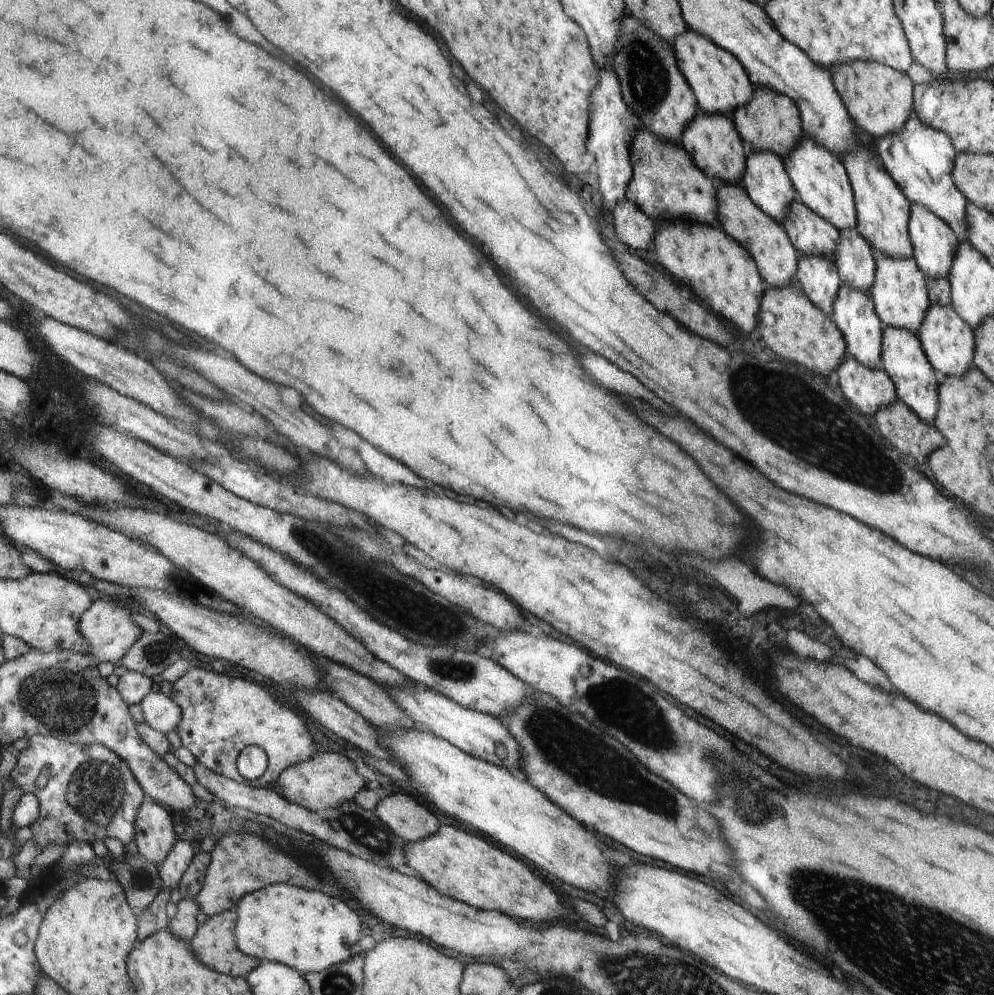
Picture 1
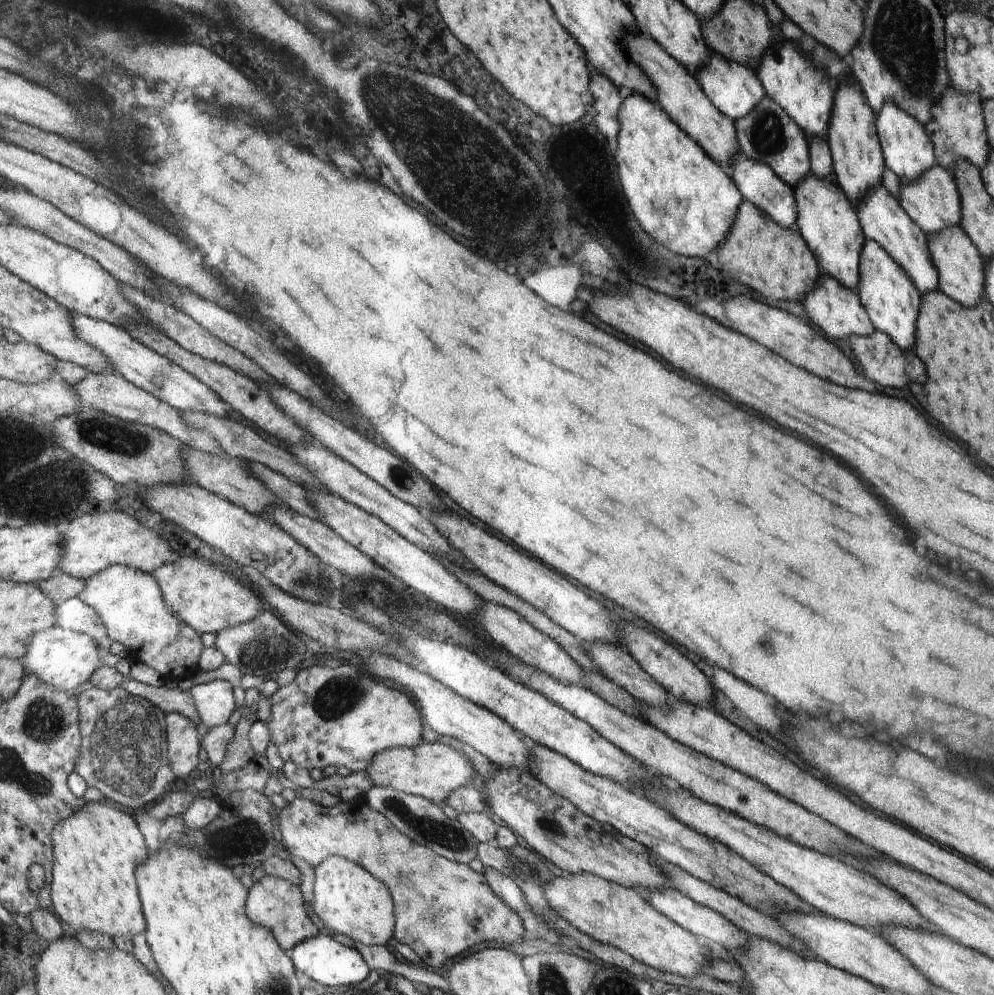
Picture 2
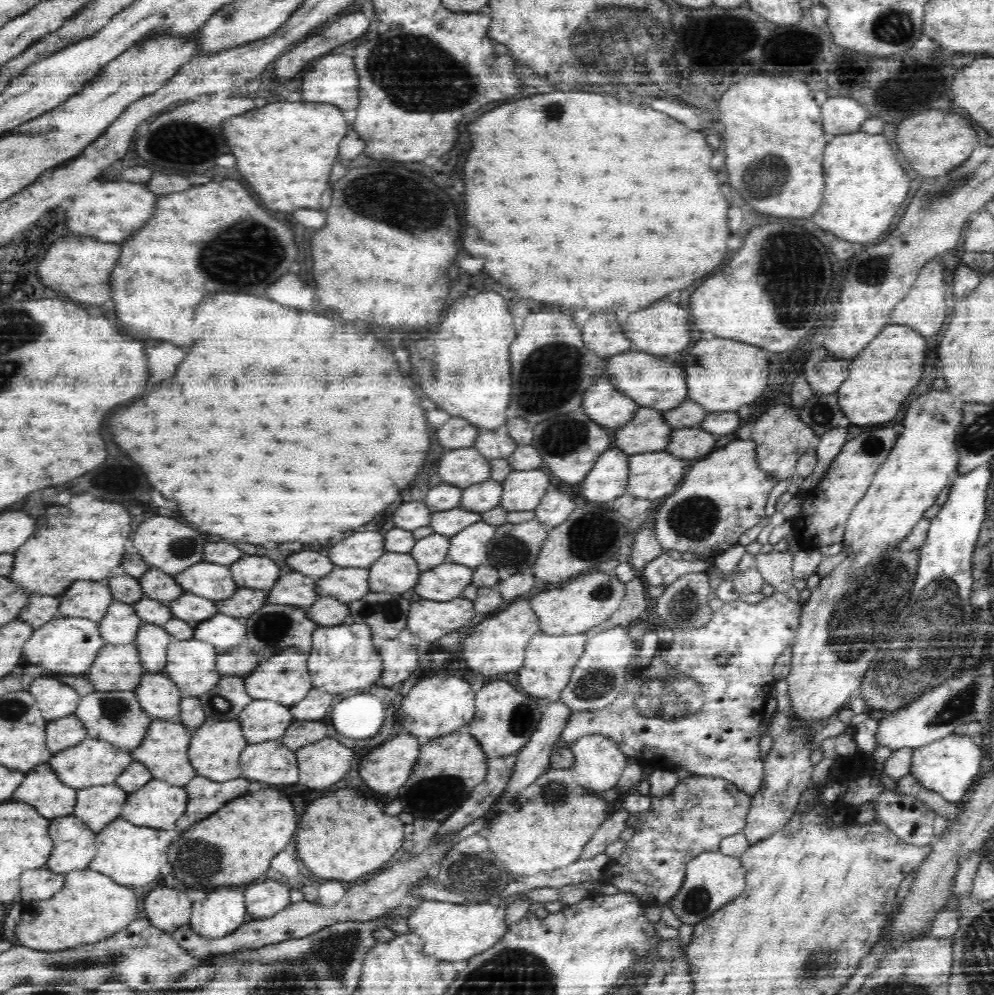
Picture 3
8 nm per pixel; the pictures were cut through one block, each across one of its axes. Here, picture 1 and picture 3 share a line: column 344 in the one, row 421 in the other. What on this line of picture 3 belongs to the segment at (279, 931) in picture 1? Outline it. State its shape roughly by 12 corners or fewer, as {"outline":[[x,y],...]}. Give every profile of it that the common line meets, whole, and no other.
{"outline":[[918,398],[847,520],[848,571],[878,560],[959,465],[962,408]]}

